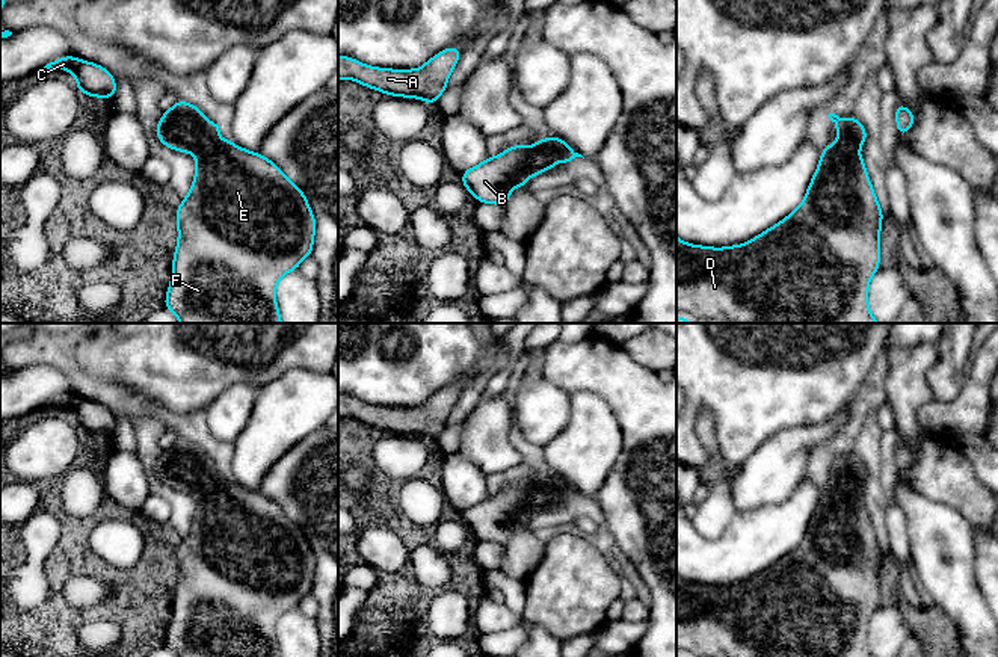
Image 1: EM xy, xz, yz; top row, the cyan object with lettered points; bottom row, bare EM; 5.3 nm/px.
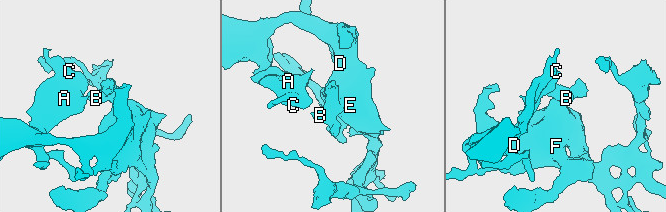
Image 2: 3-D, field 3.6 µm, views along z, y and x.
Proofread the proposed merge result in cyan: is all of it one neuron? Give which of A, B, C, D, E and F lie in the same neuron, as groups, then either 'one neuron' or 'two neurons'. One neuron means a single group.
groups A B C D E F; one neuron

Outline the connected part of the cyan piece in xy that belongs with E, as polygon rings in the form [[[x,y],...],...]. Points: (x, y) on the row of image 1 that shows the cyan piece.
[[[183,100],[166,110],[156,127],[163,145],[193,153],[196,162],[190,192],[175,213],[178,245],[163,307],[175,313],[180,323],[282,323],[275,288],[285,273],[297,270],[300,261],[311,257],[316,219],[305,193],[282,174],[281,168],[260,153],[234,145],[229,139],[213,140],[211,137],[220,131],[220,122],[208,122],[201,109]]]

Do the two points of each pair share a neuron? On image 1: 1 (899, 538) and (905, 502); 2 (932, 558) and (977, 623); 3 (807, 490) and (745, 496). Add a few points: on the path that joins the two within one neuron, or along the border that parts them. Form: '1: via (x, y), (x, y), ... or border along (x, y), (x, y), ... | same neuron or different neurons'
1: border along (890, 499), (903, 512), (909, 545) | different neurons
2: via (948, 574), (965, 606) | same neuron
3: border along (802, 479), (784, 500), (760, 508) | different neurons

